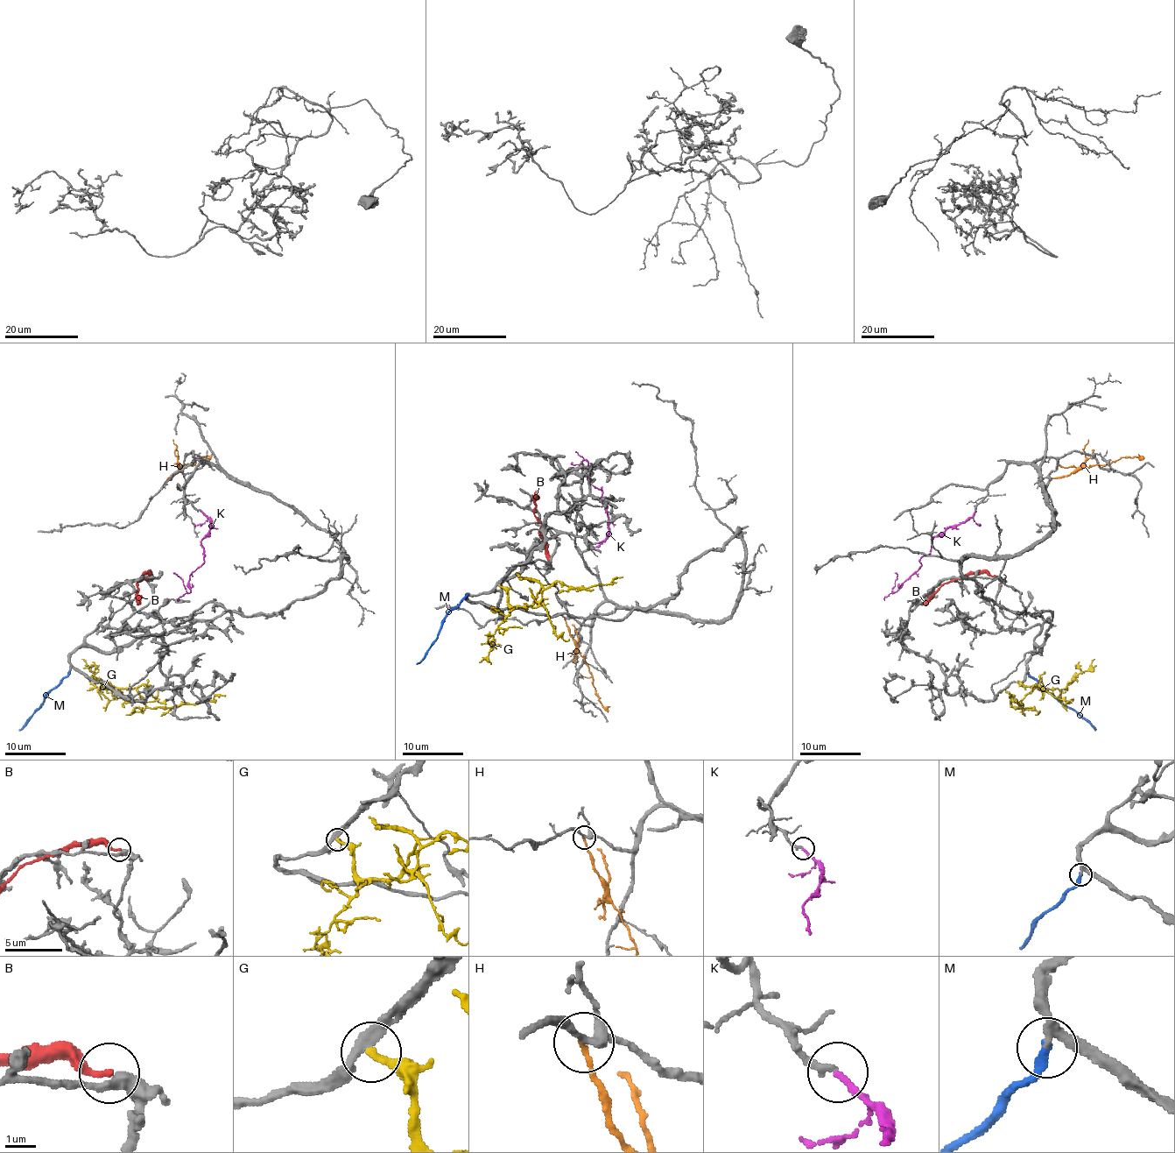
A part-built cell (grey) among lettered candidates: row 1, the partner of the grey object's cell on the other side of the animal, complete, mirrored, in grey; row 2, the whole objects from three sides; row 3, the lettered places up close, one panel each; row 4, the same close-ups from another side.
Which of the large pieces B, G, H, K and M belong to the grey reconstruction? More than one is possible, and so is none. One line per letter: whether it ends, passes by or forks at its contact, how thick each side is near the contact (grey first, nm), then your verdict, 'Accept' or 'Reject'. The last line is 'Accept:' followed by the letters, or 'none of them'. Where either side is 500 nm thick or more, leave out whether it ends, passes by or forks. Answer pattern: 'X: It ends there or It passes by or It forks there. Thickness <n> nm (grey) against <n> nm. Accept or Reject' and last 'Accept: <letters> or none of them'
B: It ends there. Thickness 400 nm (grey) against 240 nm. Reject
G: It ends there. Thickness 320 nm (grey) against 300 nm. Reject
H: It ends there. Thickness 280 nm (grey) against 170 nm. Reject
K: It ends there. Thickness 200 nm (grey) against 220 nm. Accept
M: It ends there. Thickness 260 nm (grey) against 280 nm. Accept
Accept: K, M

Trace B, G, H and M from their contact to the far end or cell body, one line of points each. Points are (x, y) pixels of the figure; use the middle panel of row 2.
B: (549, 562), (545, 540), (539, 534), (541, 523), (534, 512), (537, 491)
G: (498, 585), (512, 605), (531, 605), (537, 593), (561, 581), (573, 587), (592, 587), (622, 576)
H: (564, 618), (569, 634), (588, 668), (598, 700), (604, 706), (610, 706)
M: (467, 595), (446, 615), (434, 644), (416, 663)

